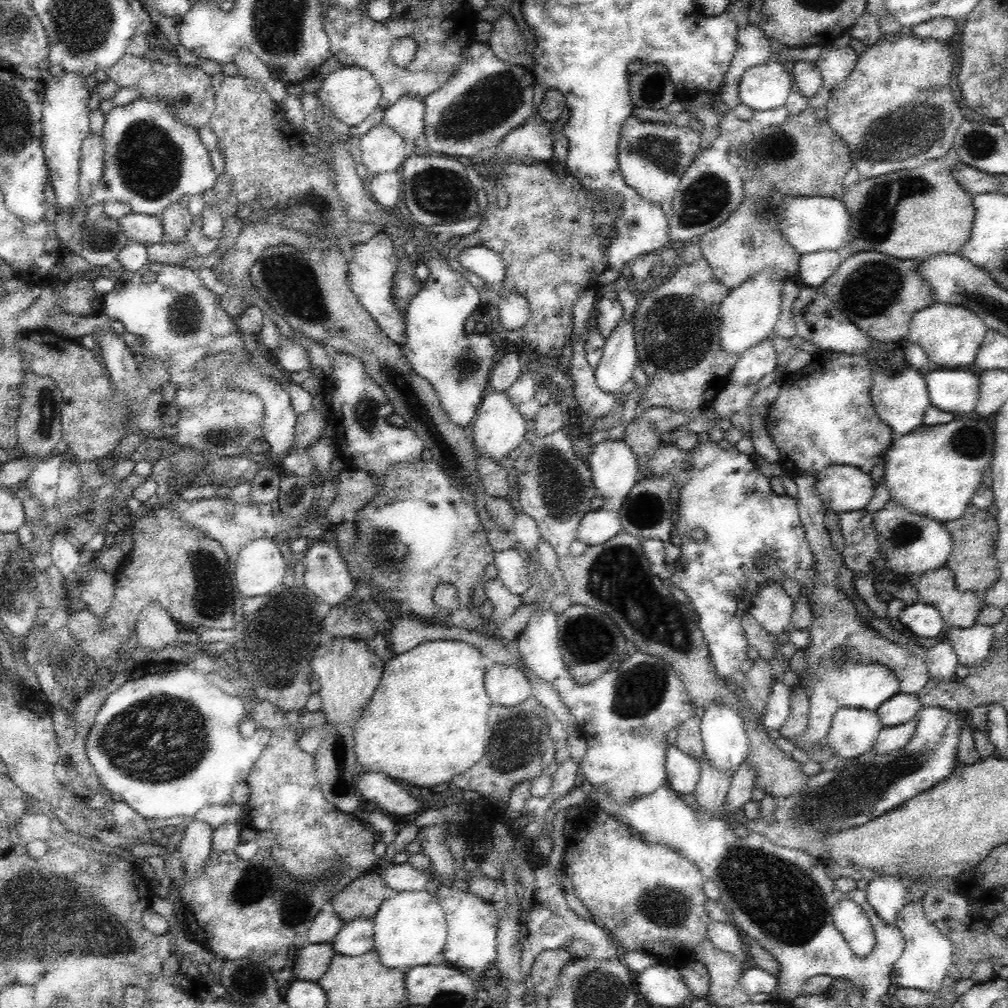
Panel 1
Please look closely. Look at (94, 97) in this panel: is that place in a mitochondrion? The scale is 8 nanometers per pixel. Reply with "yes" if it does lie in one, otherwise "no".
no

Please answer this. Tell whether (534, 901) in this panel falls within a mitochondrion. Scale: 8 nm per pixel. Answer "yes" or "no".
no

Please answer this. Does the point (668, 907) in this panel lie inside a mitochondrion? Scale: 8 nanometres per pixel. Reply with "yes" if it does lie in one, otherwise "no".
yes

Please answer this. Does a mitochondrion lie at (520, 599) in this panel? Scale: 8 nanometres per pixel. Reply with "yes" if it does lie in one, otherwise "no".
no

